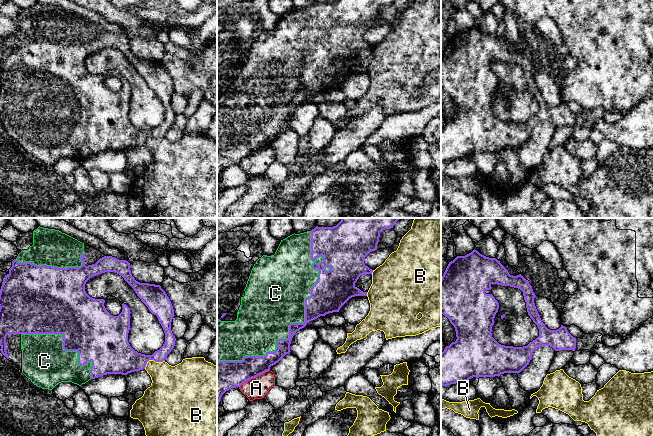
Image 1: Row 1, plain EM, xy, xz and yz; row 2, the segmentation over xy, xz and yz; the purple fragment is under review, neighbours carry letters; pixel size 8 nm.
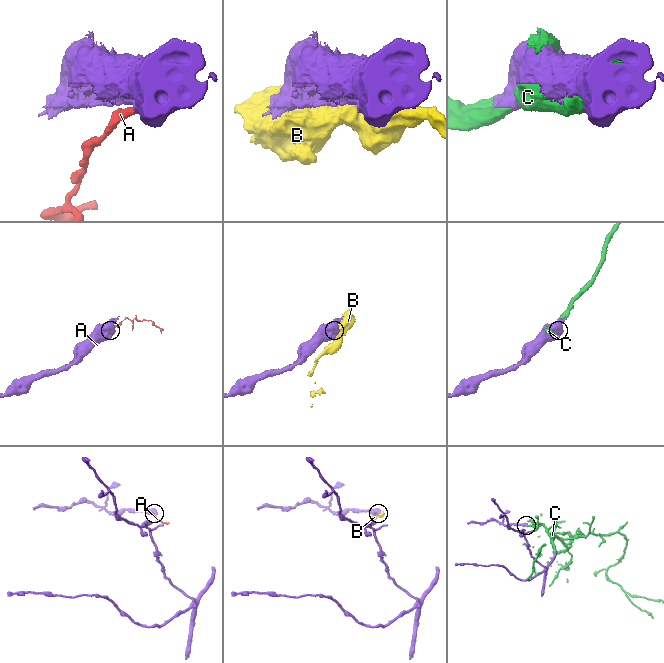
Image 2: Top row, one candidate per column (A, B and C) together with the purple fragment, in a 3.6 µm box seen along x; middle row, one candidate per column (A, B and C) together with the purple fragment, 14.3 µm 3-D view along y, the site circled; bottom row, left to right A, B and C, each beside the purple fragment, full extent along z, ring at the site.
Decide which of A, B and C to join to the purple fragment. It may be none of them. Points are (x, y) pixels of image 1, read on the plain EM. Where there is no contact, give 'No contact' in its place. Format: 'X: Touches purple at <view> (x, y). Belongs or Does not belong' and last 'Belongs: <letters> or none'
A: Touches purple at xz (254, 153). Does not belong
B: Touches purple at xy (152, 135). Does not belong
C: Touches purple at xz (298, 99). Belongs
Belongs: C

